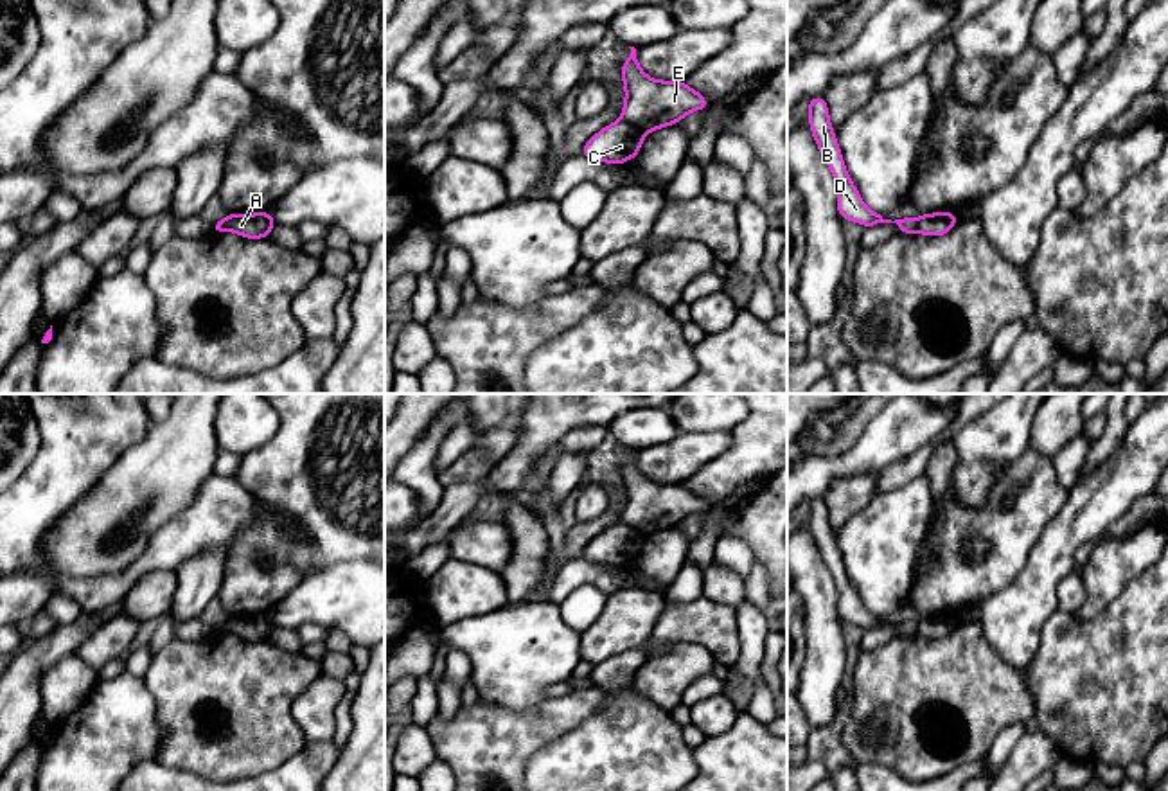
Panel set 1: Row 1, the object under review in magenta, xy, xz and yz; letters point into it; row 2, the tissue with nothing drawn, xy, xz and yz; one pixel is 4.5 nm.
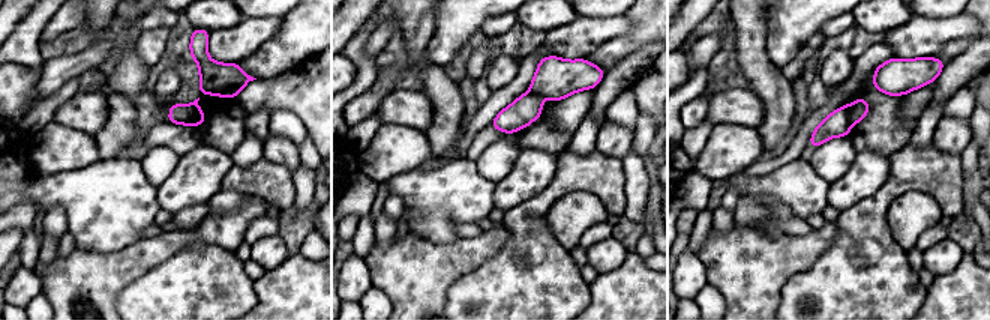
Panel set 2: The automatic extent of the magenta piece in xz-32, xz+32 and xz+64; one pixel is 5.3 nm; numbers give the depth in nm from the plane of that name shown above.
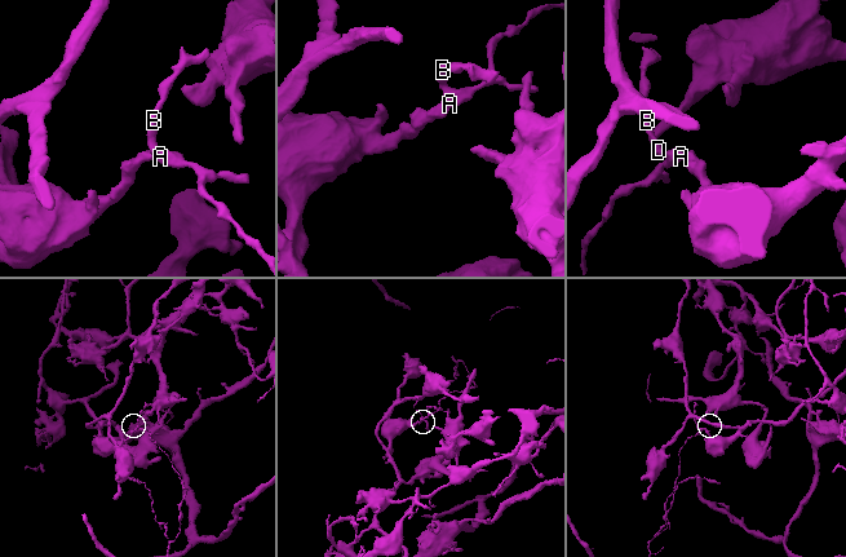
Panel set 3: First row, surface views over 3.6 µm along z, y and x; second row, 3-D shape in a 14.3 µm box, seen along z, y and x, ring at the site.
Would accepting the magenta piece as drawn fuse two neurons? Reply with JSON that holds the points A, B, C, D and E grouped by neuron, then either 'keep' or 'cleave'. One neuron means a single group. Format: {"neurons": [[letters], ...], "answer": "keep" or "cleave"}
{"neurons": [["A", "B", "D", "E"], ["C"]], "answer": "cleave"}

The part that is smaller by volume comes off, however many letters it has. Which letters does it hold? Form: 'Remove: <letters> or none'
Remove: A, B, D, E

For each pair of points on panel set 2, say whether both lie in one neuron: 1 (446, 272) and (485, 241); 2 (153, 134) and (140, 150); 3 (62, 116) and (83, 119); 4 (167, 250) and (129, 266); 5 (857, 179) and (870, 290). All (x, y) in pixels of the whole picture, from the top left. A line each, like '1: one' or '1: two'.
1: one
2: one
3: one
4: one
5: two

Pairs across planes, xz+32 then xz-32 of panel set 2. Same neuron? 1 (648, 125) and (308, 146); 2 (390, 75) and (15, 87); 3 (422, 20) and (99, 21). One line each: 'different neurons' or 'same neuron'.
1: same neuron
2: different neurons
3: same neuron

